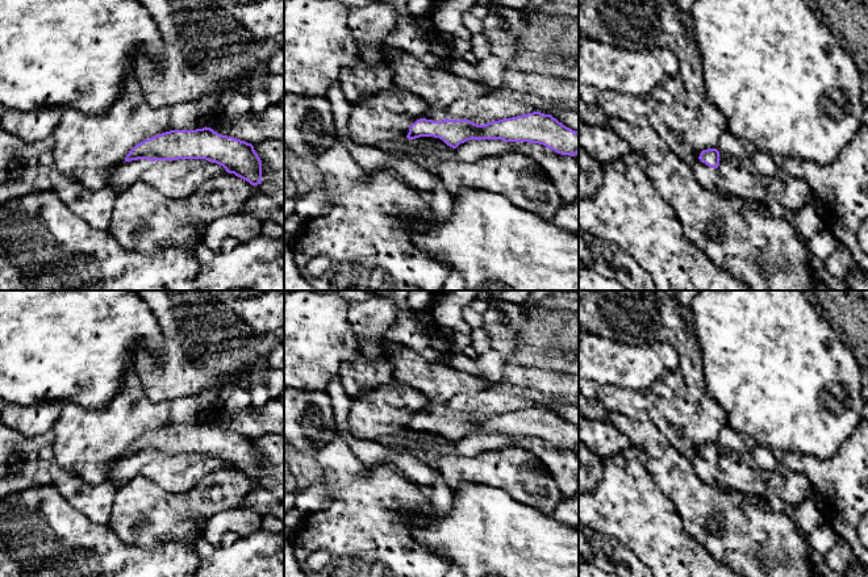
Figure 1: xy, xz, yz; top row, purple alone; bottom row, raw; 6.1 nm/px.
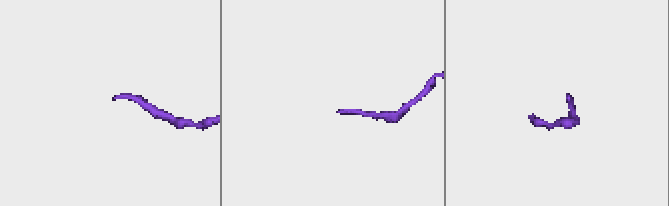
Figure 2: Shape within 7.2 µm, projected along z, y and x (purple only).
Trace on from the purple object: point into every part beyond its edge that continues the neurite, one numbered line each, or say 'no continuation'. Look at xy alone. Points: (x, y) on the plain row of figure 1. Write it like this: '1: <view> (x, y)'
1: xy (126, 468)

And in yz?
1: yz (709, 472)

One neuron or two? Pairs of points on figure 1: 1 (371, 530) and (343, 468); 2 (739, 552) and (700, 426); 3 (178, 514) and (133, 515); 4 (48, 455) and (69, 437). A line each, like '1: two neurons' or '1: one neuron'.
1: one neuron
2: two neurons
3: one neuron
4: two neurons

